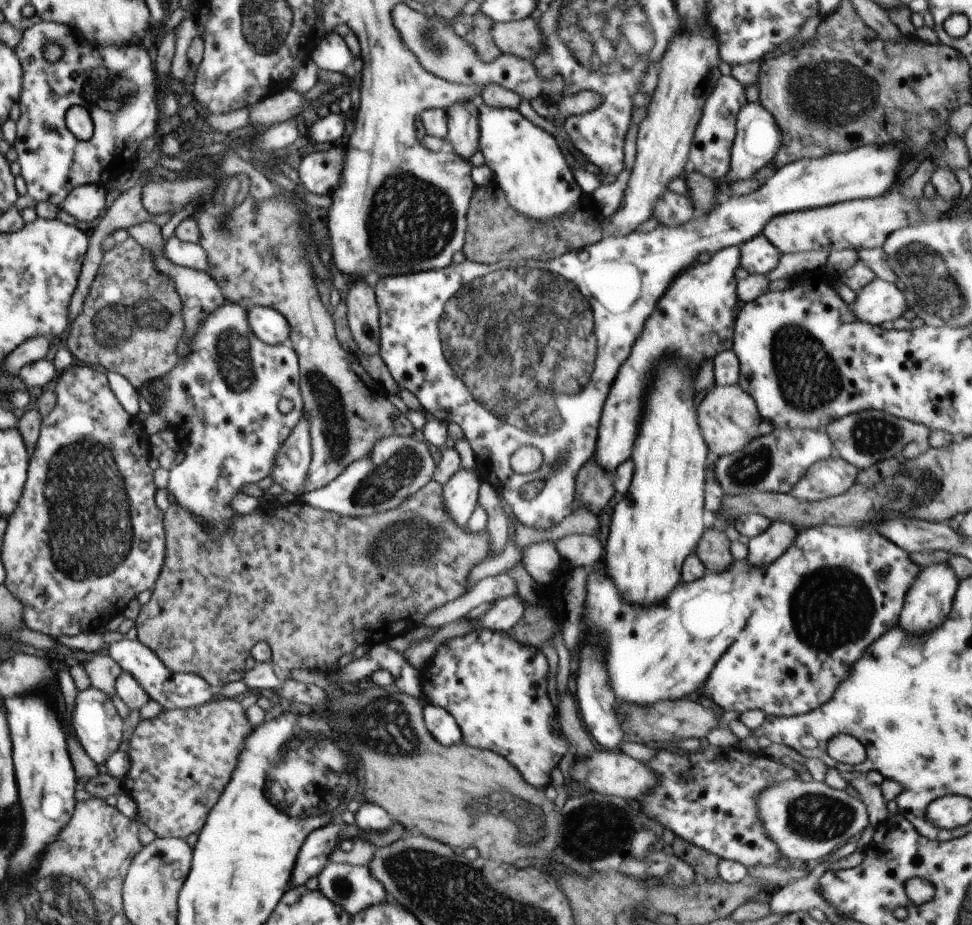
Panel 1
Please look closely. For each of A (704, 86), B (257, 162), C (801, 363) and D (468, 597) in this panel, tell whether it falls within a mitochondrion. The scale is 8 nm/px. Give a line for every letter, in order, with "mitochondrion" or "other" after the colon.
A: other
B: other
C: mitochondrion
D: other

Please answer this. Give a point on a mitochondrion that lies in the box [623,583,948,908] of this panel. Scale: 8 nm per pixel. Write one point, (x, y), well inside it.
(814, 816)

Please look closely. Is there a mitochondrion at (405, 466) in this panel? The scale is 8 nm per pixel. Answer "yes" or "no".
yes

